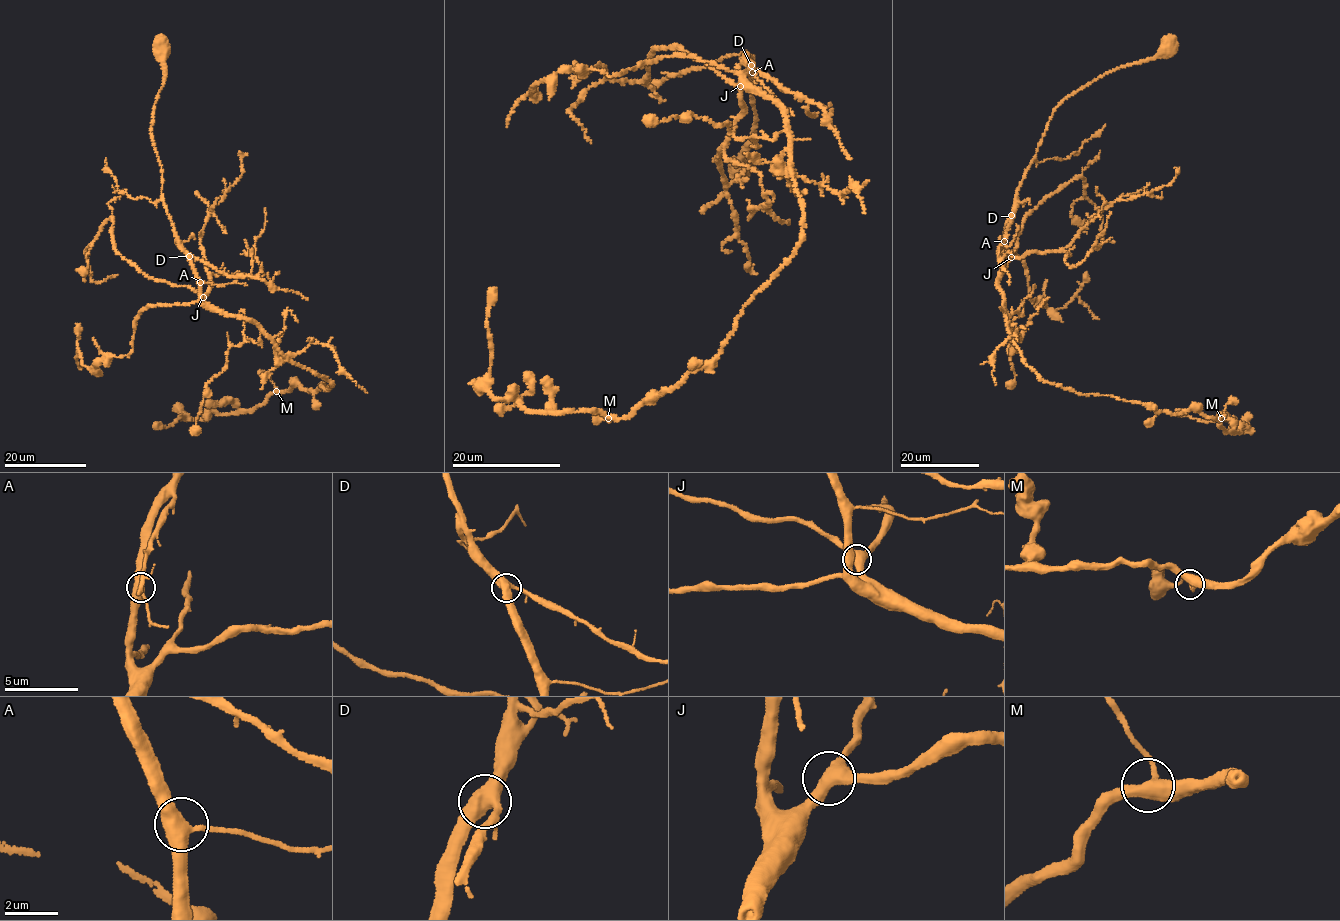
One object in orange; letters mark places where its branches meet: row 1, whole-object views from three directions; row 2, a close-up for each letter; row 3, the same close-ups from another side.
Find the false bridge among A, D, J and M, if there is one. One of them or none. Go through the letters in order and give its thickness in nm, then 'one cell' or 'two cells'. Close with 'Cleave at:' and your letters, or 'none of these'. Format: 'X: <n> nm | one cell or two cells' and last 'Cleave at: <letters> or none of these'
A: 440 nm | one cell
D: 480 nm | one cell
J: 440 nm | one cell
M: 400 nm | one cell
Cleave at: none of these

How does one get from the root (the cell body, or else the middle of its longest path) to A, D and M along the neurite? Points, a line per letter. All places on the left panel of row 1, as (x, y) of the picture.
A: (161, 50), (156, 50), (164, 79), (154, 106), (150, 130), (161, 167), (164, 207), (179, 244), (200, 282)
D: (161, 50), (156, 50), (164, 79), (154, 106), (150, 130), (161, 167), (164, 207), (179, 244), (189, 256)
M: (161, 50), (164, 79), (150, 130), (164, 207), (199, 298), (259, 326), (278, 350), (334, 384), (276, 391)

